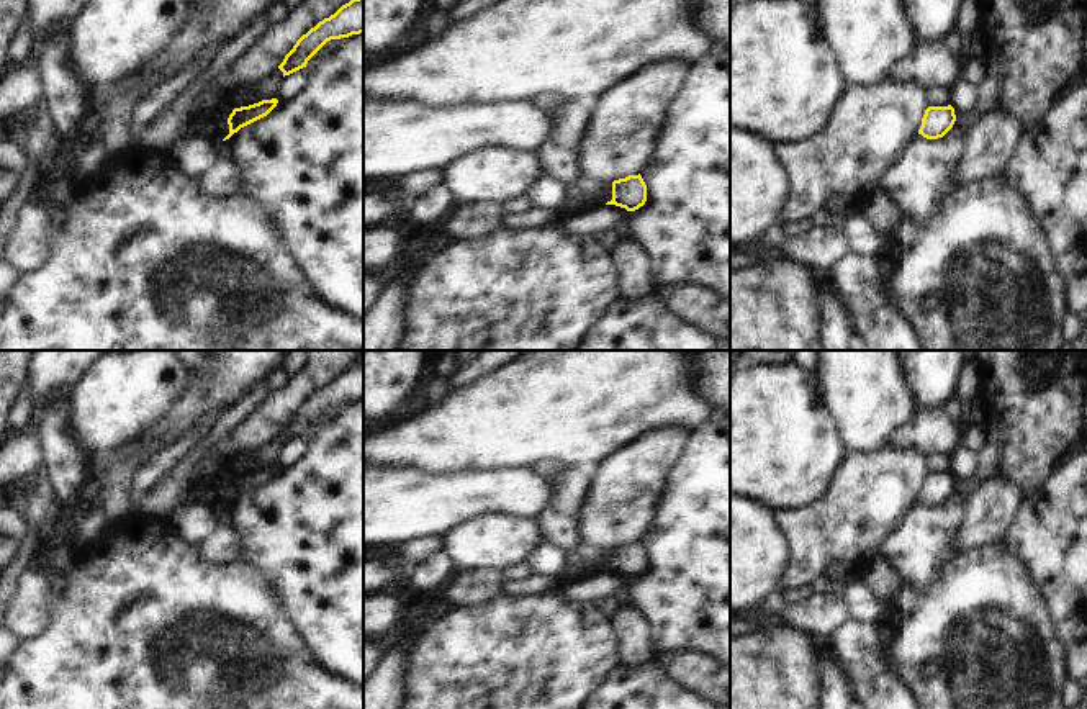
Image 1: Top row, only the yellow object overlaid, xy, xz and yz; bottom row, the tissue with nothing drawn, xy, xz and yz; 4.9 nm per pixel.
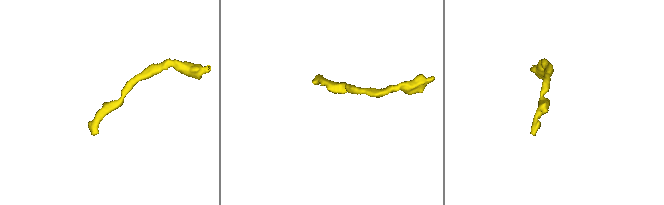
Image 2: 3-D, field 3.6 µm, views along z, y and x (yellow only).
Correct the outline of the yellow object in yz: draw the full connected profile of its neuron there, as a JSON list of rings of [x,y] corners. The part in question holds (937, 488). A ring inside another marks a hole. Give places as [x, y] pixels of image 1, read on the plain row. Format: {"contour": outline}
{"contour": [[[951,472],[948,473],[928,473],[922,485],[918,501],[927,506],[943,504],[954,491],[956,481]]]}

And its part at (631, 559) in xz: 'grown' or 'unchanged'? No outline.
unchanged

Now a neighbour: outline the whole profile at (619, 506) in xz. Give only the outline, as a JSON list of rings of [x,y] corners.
[[[661,427],[642,434],[622,450],[593,467],[593,480],[581,503],[578,535],[586,545],[614,549],[638,542],[652,526],[666,475],[686,445],[688,432],[681,427]]]

